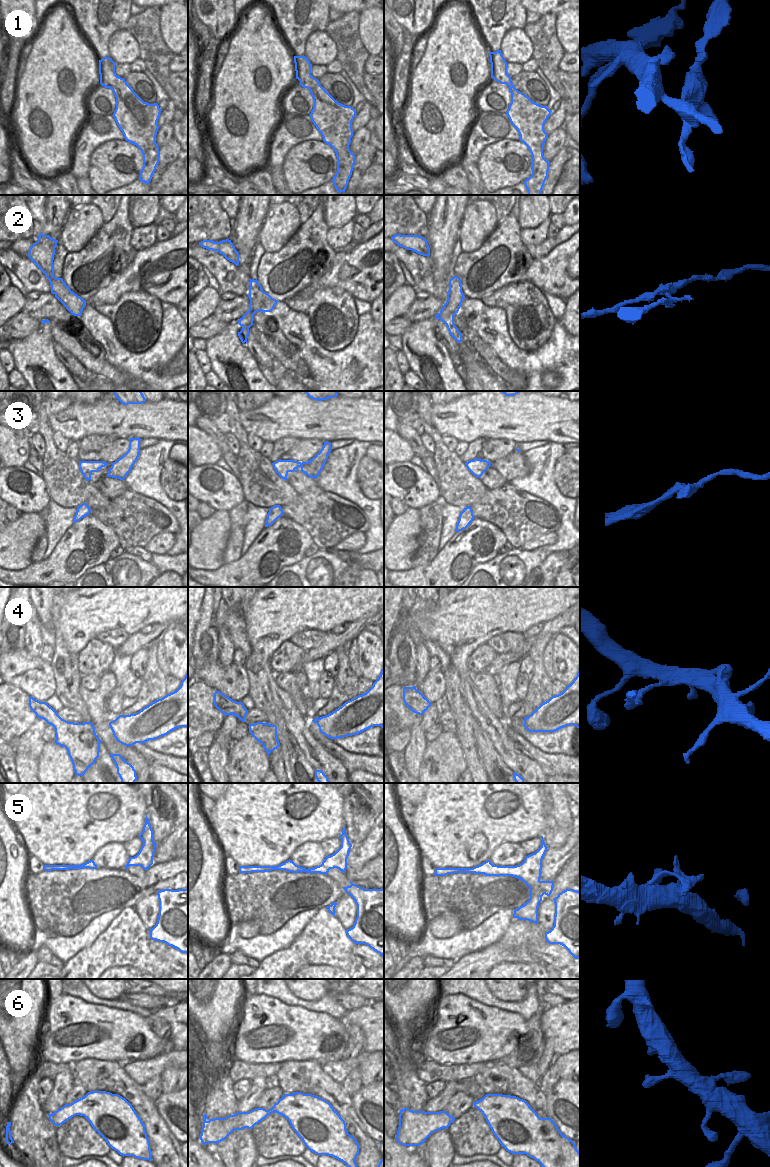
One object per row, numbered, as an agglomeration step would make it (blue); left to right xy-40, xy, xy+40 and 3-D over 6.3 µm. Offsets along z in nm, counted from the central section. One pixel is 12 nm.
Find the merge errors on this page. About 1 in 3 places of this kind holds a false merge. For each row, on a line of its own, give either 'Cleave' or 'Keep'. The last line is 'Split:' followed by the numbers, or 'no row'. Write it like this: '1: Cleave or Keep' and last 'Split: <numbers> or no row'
1: Keep
2: Cleave
3: Cleave
4: Keep
5: Cleave
6: Keep
Split: 2, 3, 5.

